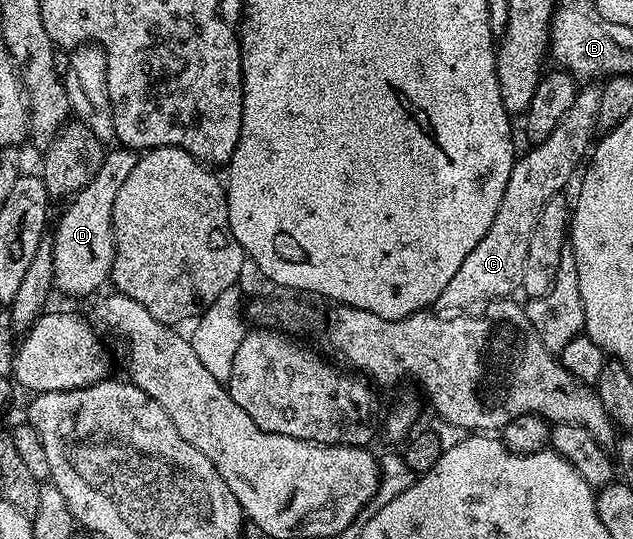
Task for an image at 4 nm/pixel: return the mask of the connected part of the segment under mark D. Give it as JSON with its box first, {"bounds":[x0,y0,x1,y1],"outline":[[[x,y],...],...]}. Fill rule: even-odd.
{"bounds":[50,146,137,296],"outline":[[[116,146],[113,152],[112,149],[105,151],[98,174],[94,174],[91,182],[67,201],[68,209],[61,214],[56,233],[50,236],[54,262],[52,282],[57,293],[88,296],[91,292],[99,293],[99,288],[109,283],[113,254],[116,253],[116,243],[112,237],[114,198],[118,198],[118,190],[122,182],[126,182],[126,174],[134,170],[137,159],[137,153],[131,148]]]}

